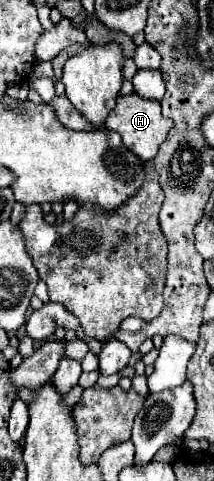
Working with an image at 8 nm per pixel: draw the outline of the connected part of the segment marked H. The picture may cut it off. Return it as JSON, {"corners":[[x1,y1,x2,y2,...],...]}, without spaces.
{"corners":[[136,93,126,95,126,97,118,97,118,103,116,103,114,111,108,115,108,119,106,119,104,125,106,125,108,129,120,133,122,143,124,143,134,155,138,155,142,161,154,159,160,143,166,139,168,131,174,127,174,123,162,115,158,101,142,99,142,97,136,95]]}

